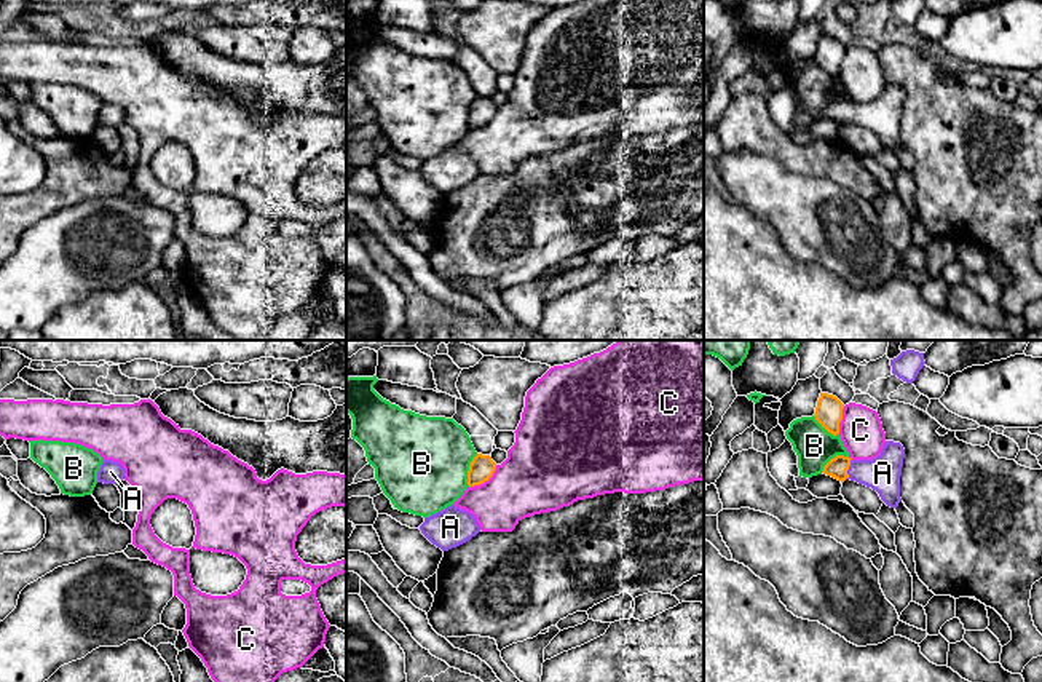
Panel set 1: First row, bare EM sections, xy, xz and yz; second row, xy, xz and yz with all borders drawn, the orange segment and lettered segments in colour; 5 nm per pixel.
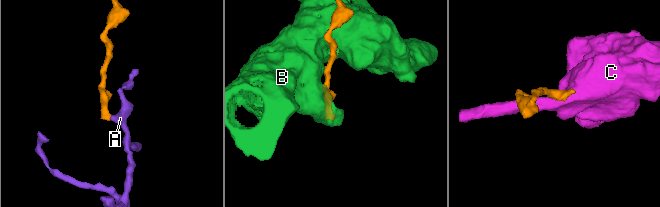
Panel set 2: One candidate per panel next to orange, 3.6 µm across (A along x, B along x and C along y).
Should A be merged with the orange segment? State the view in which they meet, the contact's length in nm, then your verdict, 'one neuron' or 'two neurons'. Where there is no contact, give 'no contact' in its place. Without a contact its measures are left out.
contact in yz; length 110 nm; one neuron

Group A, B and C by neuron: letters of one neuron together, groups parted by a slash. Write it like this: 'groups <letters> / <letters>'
groups A / B / C

